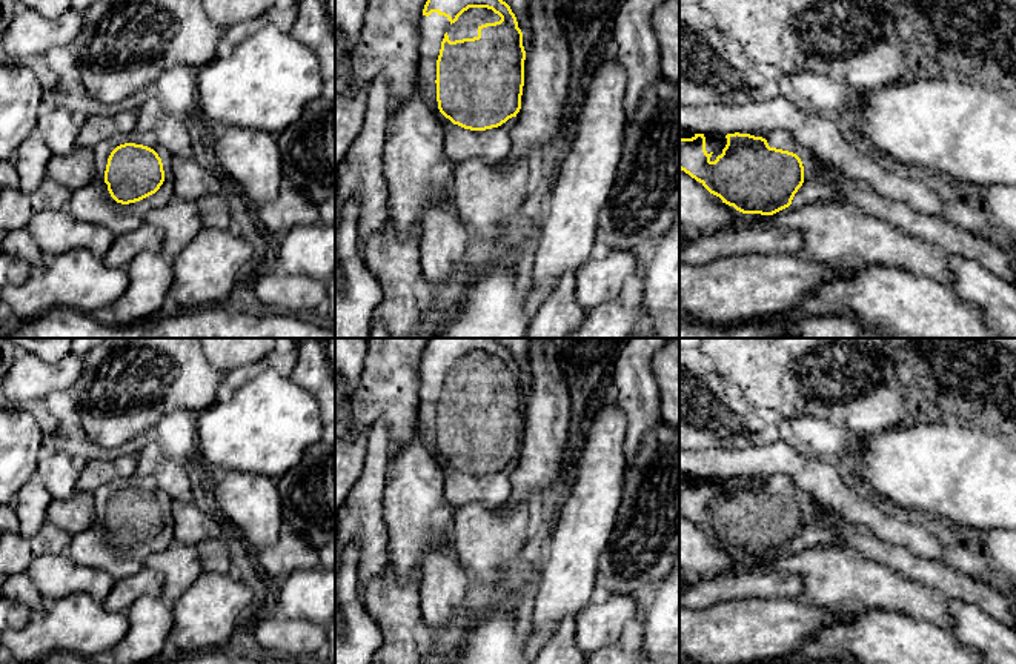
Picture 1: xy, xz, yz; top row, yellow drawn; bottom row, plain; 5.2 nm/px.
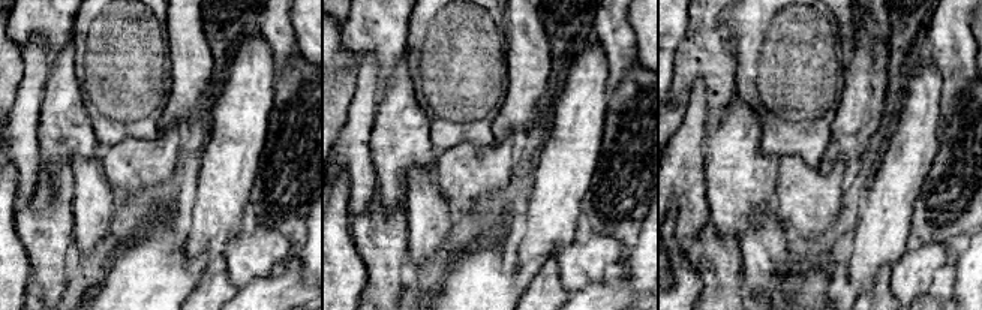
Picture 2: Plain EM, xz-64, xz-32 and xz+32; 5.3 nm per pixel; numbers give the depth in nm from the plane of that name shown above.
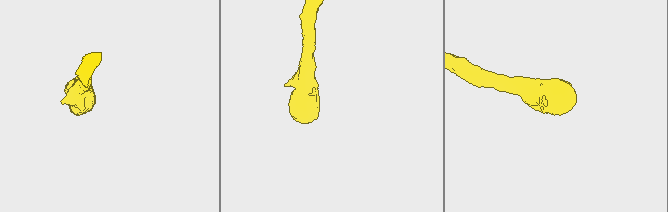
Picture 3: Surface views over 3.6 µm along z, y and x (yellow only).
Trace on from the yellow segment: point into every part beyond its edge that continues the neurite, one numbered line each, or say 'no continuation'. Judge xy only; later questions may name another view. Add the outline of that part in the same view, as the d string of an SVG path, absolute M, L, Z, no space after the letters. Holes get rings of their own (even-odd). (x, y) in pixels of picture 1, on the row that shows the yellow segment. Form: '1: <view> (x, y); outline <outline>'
1: xy (92, 203); outline M154 132L117 134L100 141L94 149L95 178L72 191L66 208L78 220L91 224L100 224L114 235L123 235L137 231L144 223L144 215L154 208L163 208L174 198L174 180L171 175L171 161L174 155L163 148ZM125 143L143 144L154 149L163 163L164 181L160 189L135 203L117 203L105 183L105 171L111 152Z

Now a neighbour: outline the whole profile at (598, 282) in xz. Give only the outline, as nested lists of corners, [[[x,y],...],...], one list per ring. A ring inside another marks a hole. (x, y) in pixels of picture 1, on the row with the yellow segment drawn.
[[[613,249],[603,258],[589,258],[576,272],[576,300],[589,314],[616,298],[624,280],[636,274],[633,249]]]

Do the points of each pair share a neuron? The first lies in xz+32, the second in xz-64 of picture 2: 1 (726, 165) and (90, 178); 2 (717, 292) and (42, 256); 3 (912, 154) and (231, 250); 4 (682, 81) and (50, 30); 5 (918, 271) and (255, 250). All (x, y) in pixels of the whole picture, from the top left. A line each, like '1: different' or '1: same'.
1: different
2: same
3: different
4: same
5: same

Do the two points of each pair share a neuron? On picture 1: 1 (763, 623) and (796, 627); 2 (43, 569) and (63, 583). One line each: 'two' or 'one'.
1: one
2: one

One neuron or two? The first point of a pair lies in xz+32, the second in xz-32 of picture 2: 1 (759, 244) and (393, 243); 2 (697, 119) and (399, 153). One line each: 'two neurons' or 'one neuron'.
1: two neurons
2: two neurons

